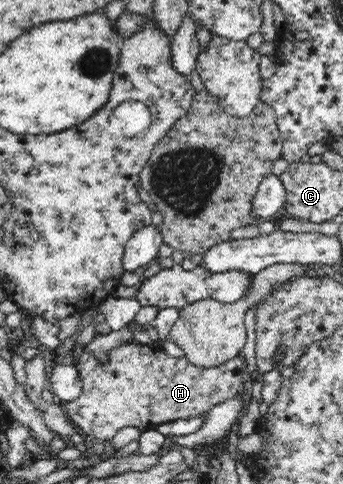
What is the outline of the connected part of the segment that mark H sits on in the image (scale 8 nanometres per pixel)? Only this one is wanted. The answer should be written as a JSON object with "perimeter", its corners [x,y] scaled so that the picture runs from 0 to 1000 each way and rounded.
{"perimeter":[[[382,707],[353,709],[321,725],[315,752],[289,752],[265,727],[242,727],[222,754],[239,787],[236,816],[219,829],[181,833],[192,857],[233,895],[321,913],[359,882],[399,882],[411,893],[446,888],[466,874],[513,866],[595,862],[609,849],[673,820],[703,812],[717,785],[717,760],[706,733],[609,760],[563,754],[542,738],[507,738],[466,717]]]}

